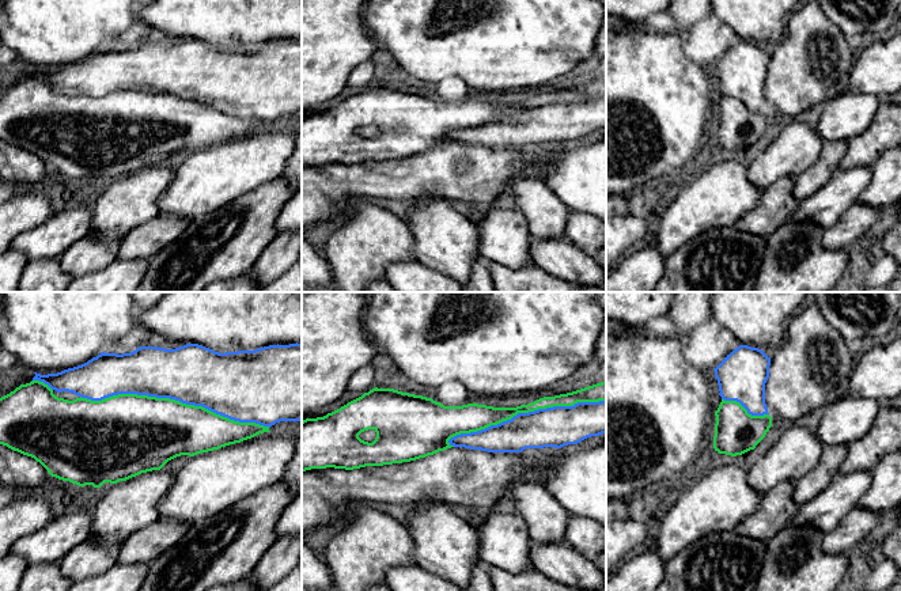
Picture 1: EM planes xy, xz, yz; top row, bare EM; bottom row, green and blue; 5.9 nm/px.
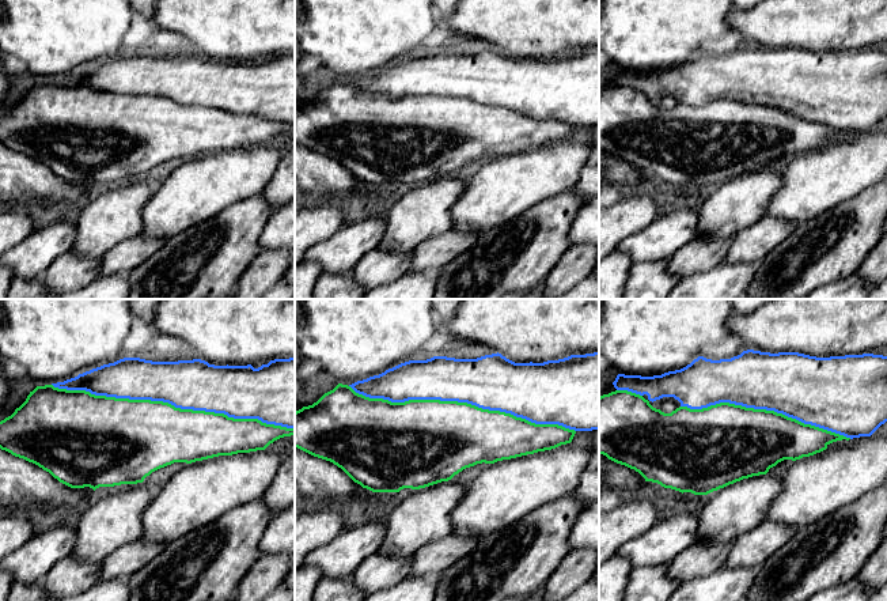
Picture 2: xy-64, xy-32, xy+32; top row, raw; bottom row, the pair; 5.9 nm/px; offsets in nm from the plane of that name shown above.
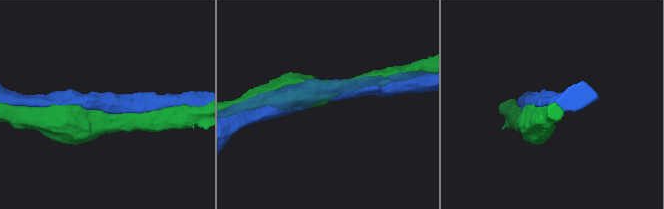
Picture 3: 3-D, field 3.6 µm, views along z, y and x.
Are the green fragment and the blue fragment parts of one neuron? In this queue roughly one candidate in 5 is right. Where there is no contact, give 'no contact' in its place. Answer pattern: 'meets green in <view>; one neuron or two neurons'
meets green in xy; two neurons

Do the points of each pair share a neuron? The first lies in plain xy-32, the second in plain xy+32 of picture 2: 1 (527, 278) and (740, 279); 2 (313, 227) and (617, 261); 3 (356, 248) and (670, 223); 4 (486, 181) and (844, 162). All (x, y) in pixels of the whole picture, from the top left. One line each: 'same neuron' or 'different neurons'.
1: different neurons
2: different neurons
3: same neuron
4: same neuron

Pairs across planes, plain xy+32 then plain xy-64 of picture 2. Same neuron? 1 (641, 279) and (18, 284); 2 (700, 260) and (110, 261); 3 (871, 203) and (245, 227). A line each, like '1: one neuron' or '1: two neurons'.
1: one neuron
2: two neurons
3: one neuron

